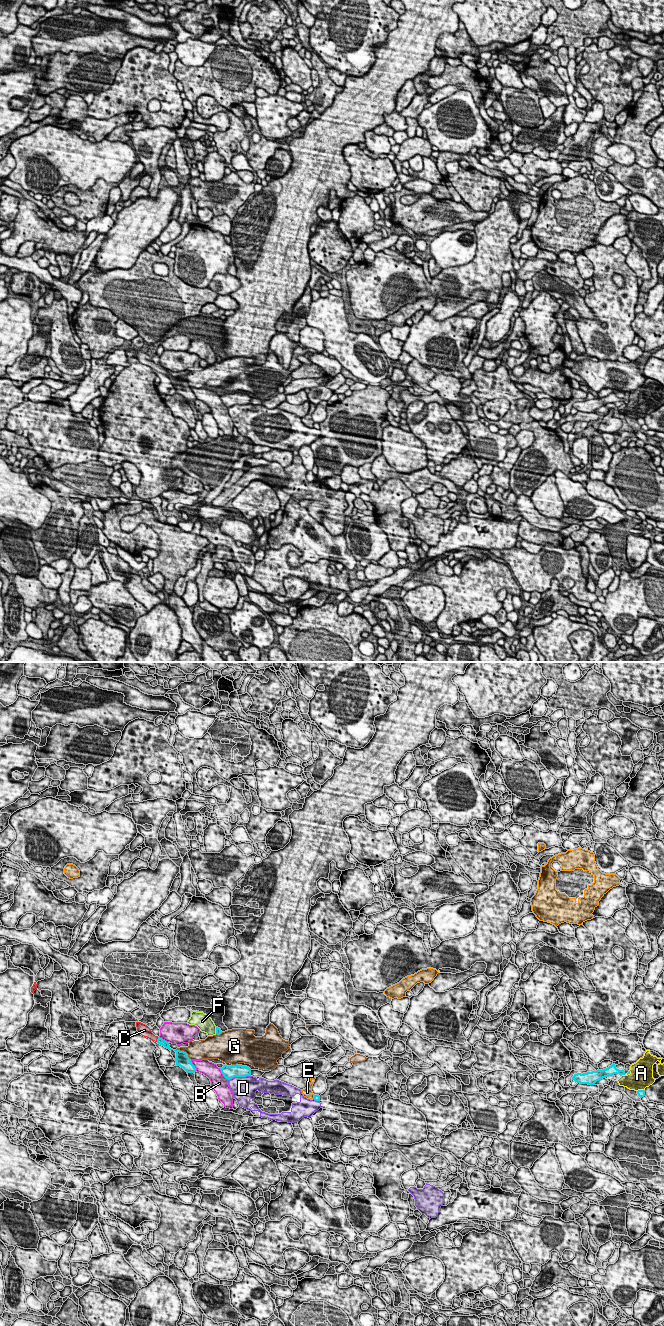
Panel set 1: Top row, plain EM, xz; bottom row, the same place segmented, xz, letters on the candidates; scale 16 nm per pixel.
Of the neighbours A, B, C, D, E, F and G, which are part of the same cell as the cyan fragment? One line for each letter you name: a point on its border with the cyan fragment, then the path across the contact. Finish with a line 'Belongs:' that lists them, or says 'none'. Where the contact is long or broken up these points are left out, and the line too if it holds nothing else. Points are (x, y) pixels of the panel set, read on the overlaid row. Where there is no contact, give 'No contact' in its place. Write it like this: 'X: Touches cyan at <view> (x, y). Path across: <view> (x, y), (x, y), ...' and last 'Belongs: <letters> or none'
C: Touches cyan at xz (157, 1039). Path across: xz (160, 1041), (157, 1039), (145, 1031)
Belongs: C

